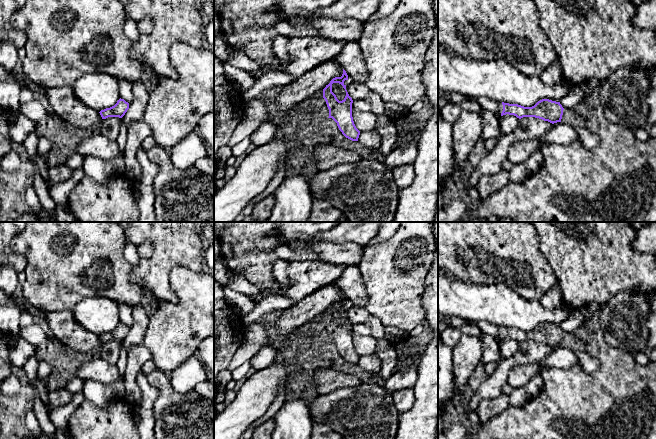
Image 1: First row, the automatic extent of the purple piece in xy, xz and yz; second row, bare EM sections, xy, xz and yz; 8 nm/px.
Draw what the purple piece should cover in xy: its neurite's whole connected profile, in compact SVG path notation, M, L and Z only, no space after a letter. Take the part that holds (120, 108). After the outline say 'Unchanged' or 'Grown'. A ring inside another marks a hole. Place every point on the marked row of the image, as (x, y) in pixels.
M120 98L114 106L101 110L99 113L102 119L106 119L108 117L122 118L128 109L129 103Z. Unchanged

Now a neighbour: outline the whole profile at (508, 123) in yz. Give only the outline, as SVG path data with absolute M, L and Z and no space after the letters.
M503 115L500 117L500 131L501 134L509 134L516 131L520 123L520 119L514 115Z

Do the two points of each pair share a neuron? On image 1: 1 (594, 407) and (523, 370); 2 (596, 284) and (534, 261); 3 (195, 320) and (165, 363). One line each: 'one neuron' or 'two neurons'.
1: two neurons
2: two neurons
3: one neuron

